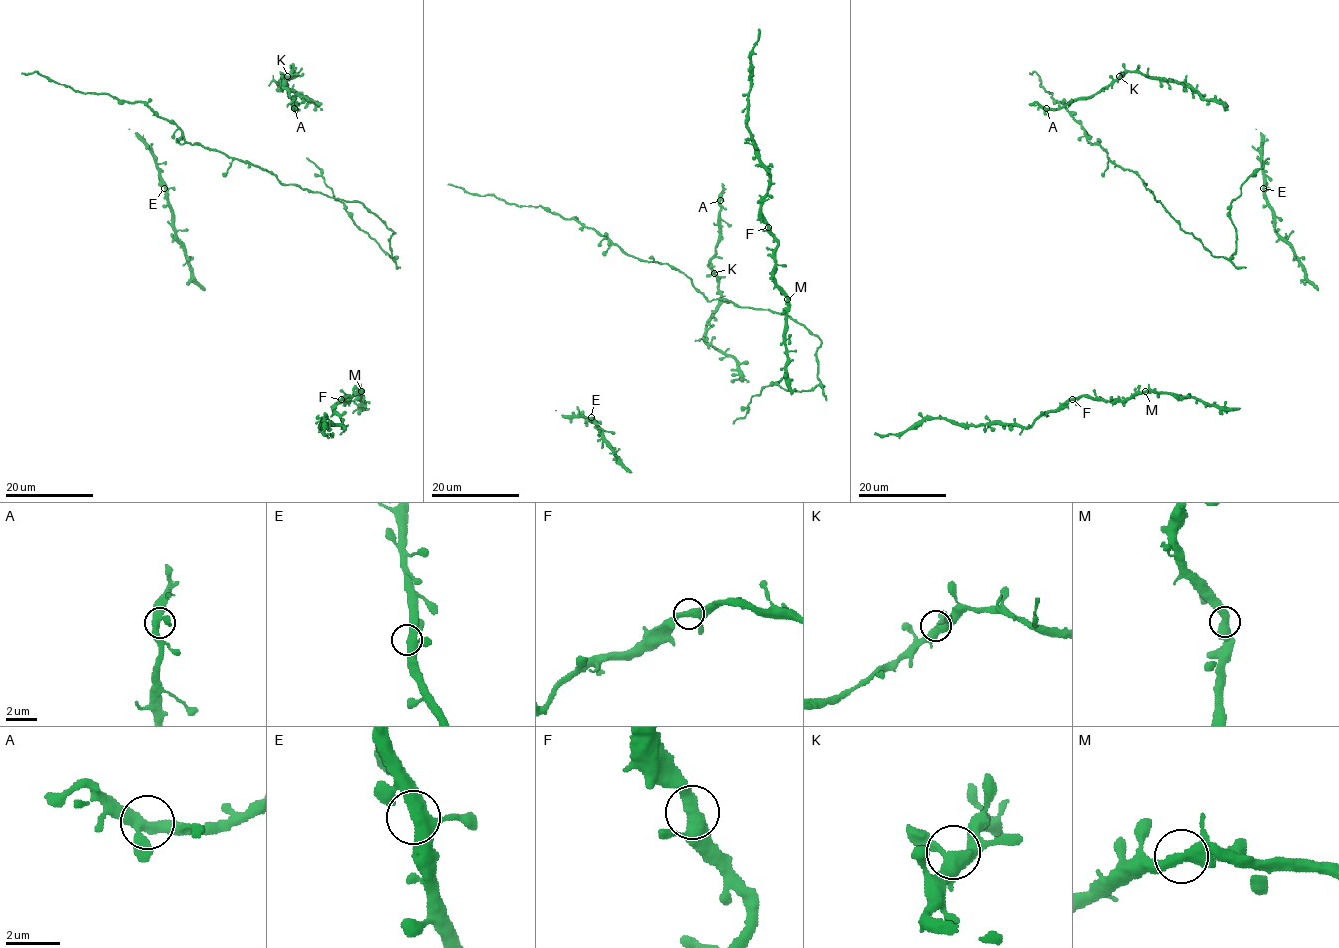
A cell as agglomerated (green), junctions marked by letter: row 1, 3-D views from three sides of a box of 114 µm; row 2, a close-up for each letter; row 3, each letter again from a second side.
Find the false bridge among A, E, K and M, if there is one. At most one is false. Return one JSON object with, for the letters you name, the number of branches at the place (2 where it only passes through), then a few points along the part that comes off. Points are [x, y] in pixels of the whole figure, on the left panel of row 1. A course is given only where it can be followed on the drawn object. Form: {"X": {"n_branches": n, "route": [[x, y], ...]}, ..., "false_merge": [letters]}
{"false_merge": []}

